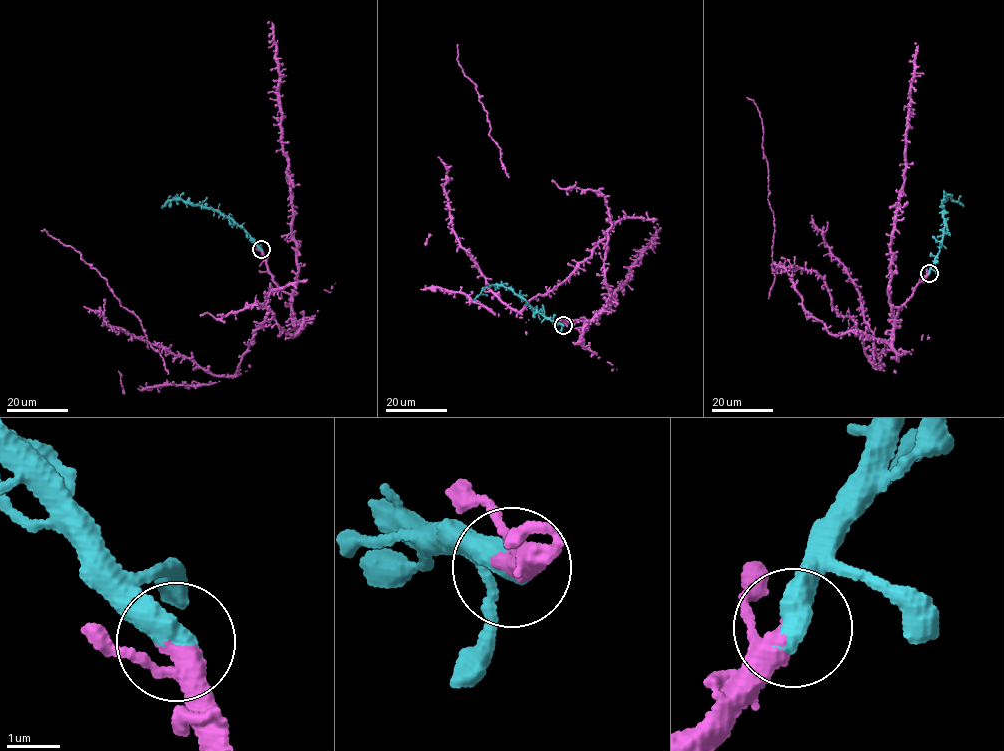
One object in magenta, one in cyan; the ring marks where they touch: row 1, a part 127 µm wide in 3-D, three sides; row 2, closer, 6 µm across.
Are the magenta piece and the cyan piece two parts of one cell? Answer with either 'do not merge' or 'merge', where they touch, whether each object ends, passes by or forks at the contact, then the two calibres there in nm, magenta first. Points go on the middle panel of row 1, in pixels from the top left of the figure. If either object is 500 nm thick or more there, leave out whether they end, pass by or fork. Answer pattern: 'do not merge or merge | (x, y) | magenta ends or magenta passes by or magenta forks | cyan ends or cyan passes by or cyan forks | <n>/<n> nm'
merge | (563, 325) | 320/550 nm

